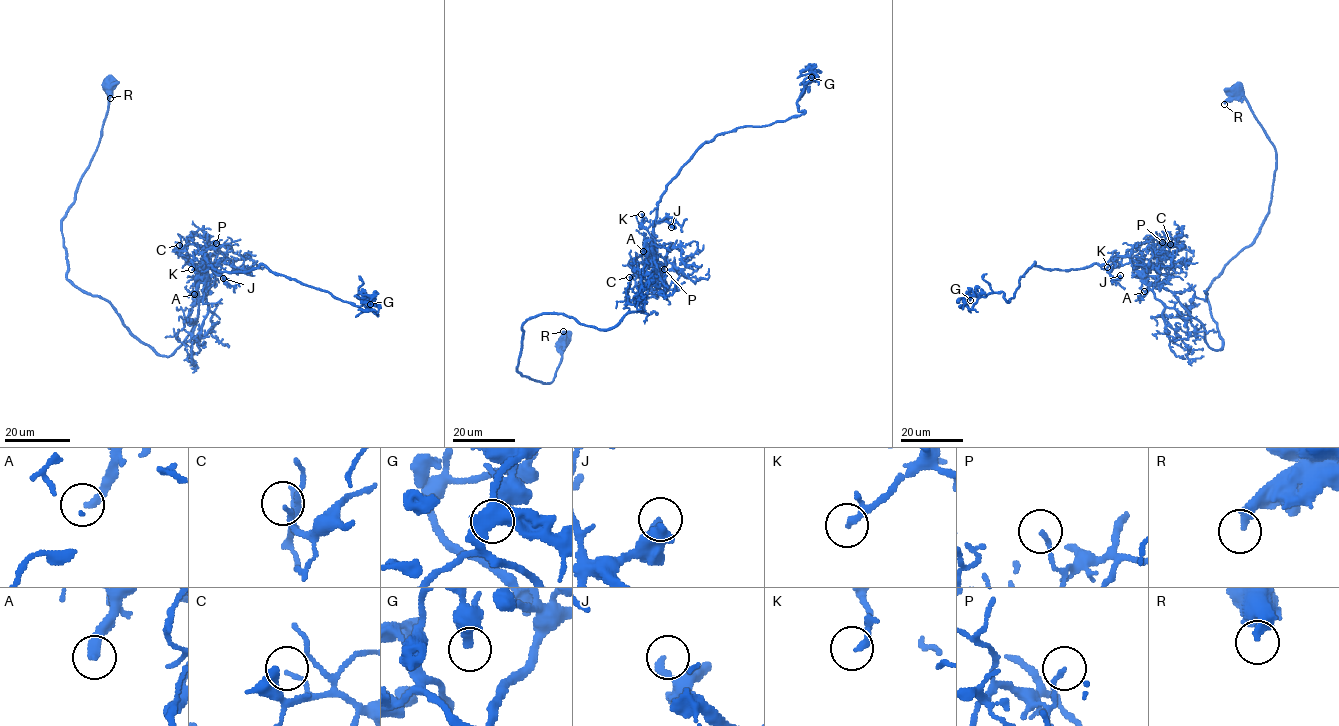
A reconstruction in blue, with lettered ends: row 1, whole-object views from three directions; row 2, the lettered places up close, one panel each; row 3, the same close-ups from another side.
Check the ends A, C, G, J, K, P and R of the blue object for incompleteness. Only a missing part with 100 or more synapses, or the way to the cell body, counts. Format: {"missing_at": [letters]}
{"missing_at": ["A"]}

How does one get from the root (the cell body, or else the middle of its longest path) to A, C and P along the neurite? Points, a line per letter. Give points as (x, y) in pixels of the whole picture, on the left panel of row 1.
A: (110, 84), (102, 136), (62, 221), (67, 278), (105, 298), (166, 356), (195, 325), (197, 286), (194, 294)
C: (110, 84), (102, 136), (62, 221), (67, 278), (170, 356), (195, 325), (205, 277), (198, 246), (179, 245)
P: (110, 84), (102, 136), (62, 221), (67, 278), (170, 356), (195, 325), (204, 249), (216, 243)

